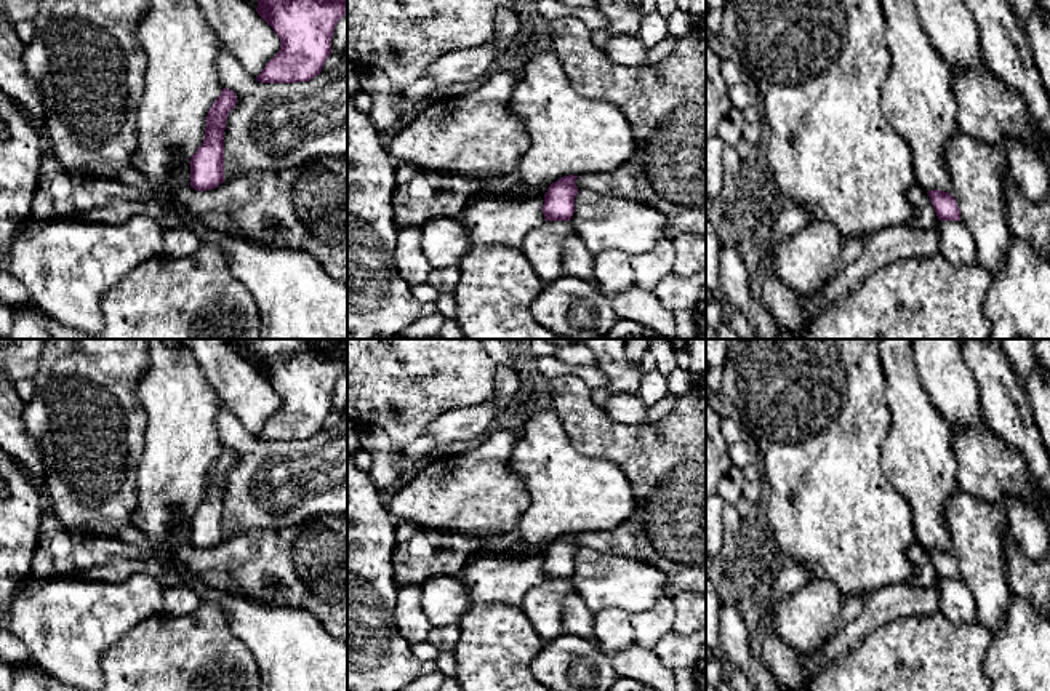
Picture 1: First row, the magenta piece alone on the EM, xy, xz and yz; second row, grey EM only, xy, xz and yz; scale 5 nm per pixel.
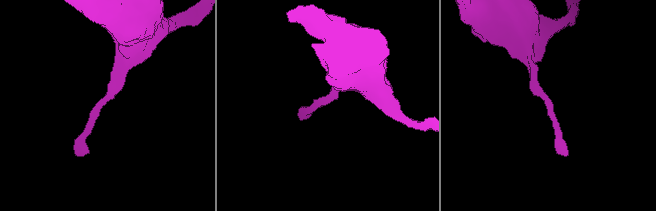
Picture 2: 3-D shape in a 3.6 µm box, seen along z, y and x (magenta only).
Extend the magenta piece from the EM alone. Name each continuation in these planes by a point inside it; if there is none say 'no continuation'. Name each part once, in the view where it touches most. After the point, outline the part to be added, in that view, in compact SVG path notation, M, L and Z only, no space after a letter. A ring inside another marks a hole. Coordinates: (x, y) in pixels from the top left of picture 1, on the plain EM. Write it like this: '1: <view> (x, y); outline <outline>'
no continuation

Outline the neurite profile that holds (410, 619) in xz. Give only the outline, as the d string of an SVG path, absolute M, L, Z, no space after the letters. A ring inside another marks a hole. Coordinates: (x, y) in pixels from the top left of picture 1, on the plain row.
M408 585L399 589L394 621L397 630L407 641L421 643L427 640L432 625L423 609L421 585Z

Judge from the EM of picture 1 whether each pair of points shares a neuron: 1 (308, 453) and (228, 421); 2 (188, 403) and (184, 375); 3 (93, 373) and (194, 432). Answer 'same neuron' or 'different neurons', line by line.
1: same neuron
2: same neuron
3: different neurons

